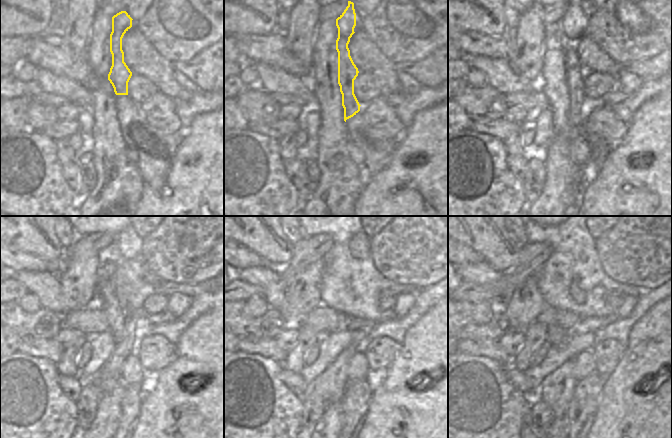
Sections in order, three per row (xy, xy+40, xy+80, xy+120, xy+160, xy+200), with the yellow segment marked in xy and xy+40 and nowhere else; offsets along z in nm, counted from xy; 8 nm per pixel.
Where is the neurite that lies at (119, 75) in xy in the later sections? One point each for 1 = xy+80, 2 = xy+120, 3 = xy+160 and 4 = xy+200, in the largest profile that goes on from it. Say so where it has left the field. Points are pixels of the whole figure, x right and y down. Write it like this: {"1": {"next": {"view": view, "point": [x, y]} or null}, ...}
{"1": {"next": {"view": "xy+80", "point": [571, 20]}}, "2": {"next": {"view": "xy+120", "point": [112, 369]}}, "3": {"next": {"view": "xy+160", "point": [330, 385]}}, "4": {"next": {"view": "xy+200", "point": [556, 389]}}}

